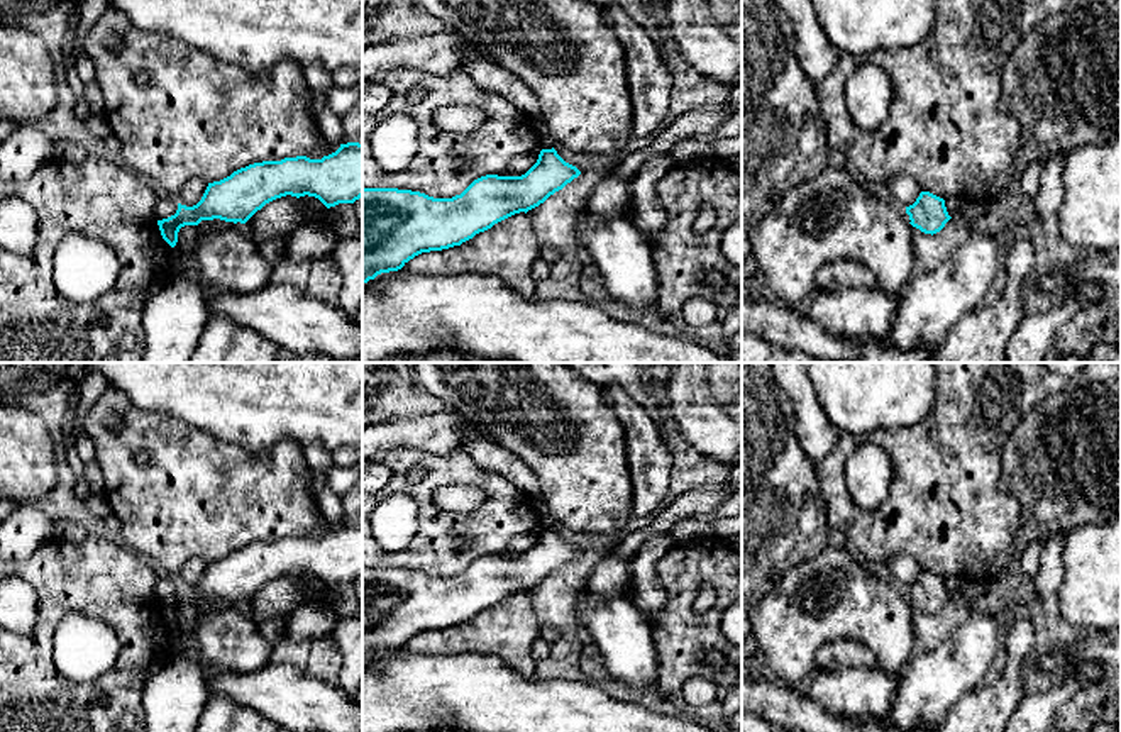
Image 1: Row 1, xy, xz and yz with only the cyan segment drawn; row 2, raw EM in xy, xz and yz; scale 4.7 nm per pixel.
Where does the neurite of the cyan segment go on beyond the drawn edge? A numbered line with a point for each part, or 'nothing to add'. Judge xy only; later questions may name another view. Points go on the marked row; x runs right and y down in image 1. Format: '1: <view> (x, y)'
1: xy (207, 226)

